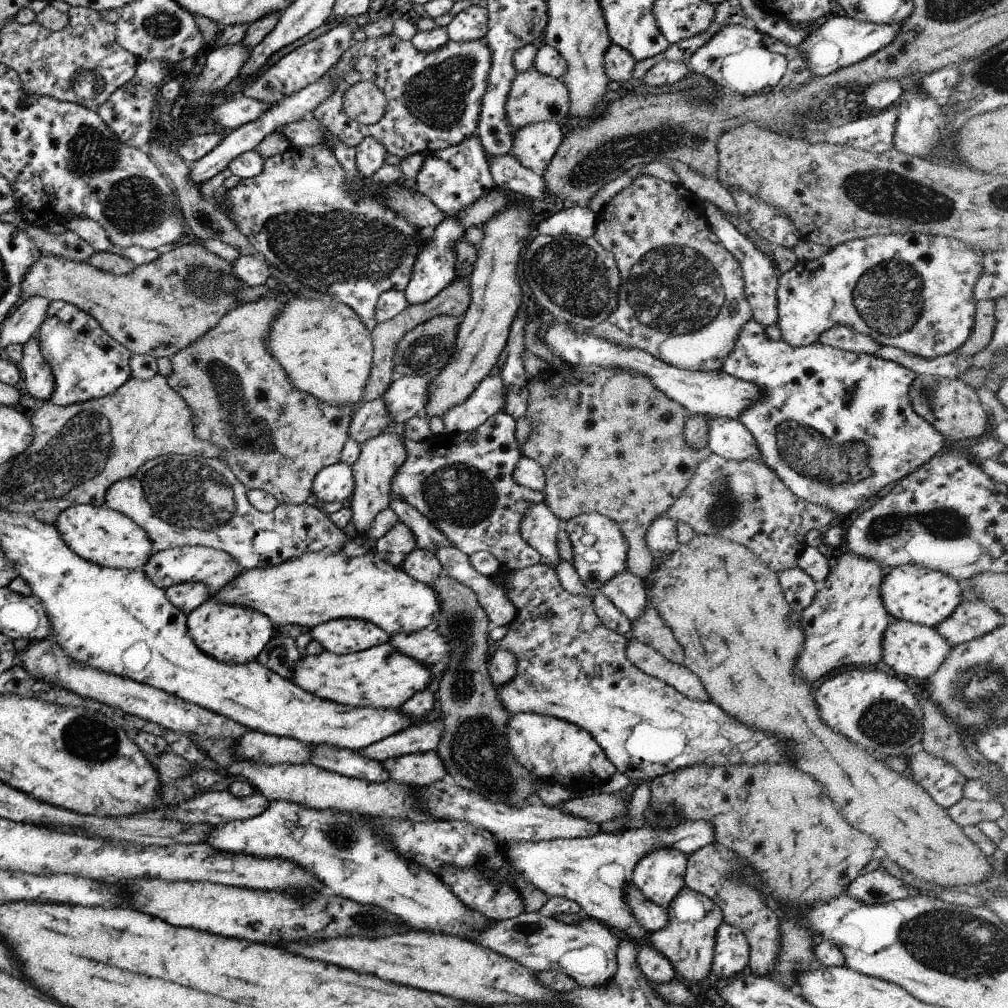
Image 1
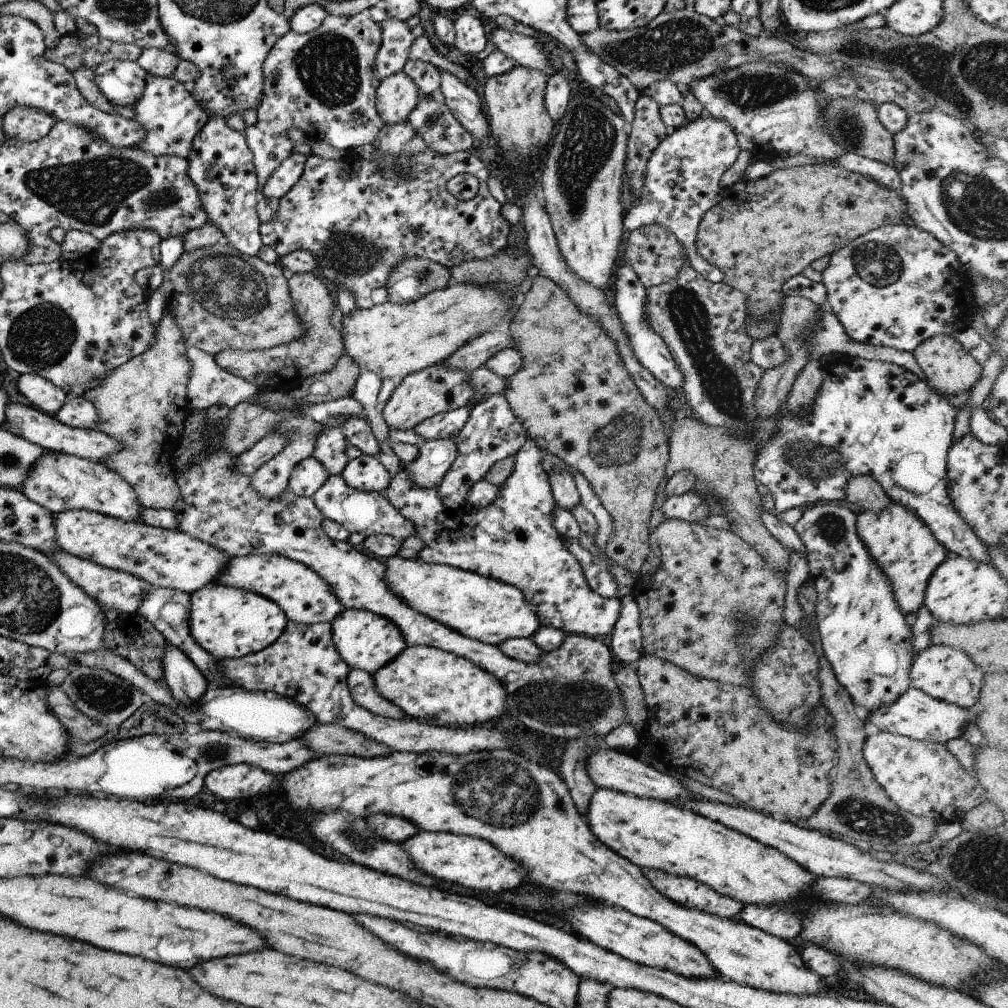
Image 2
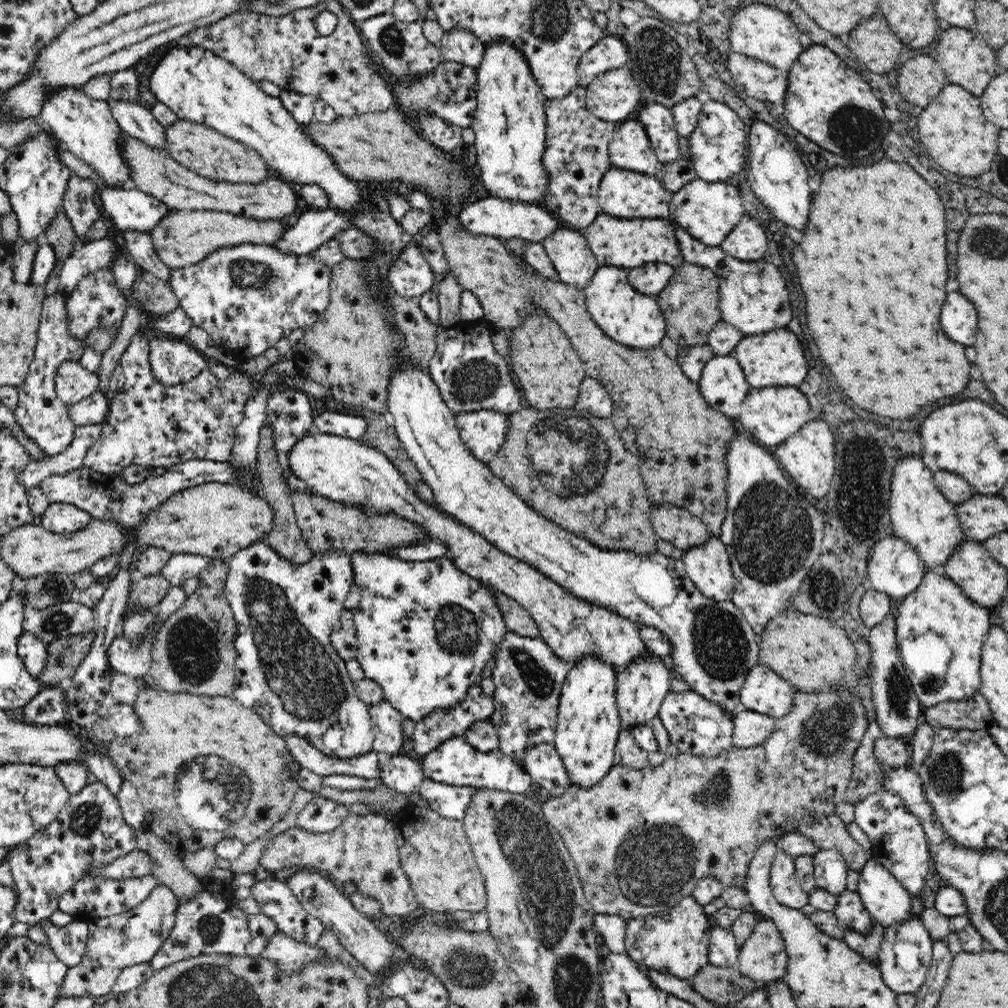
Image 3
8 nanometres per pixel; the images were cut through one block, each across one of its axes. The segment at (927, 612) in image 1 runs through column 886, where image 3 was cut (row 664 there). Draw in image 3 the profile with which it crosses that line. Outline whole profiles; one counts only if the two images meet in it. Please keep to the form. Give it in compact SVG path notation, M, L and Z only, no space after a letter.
M584 654L570 664L559 698L553 744L574 786L594 786L614 765L614 750L621 729L616 702L617 670L597 654Z

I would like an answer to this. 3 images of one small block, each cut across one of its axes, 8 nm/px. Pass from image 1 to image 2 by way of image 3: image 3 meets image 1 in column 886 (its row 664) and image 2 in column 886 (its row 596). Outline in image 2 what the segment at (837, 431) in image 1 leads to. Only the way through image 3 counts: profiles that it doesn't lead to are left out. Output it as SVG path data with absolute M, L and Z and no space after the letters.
M846 354L834 355L821 363L821 374L822 381L808 413L792 415L783 404L776 411L780 417L775 433L754 453L752 475L754 480L767 486L774 502L774 513L795 506L839 502L846 498L844 490L849 479L855 475L869 475L881 485L891 502L917 516L947 552L955 552L958 557L978 563L991 564L987 547L955 512L943 482L946 454L953 444L953 424L958 410L918 376L887 361L865 360Z

